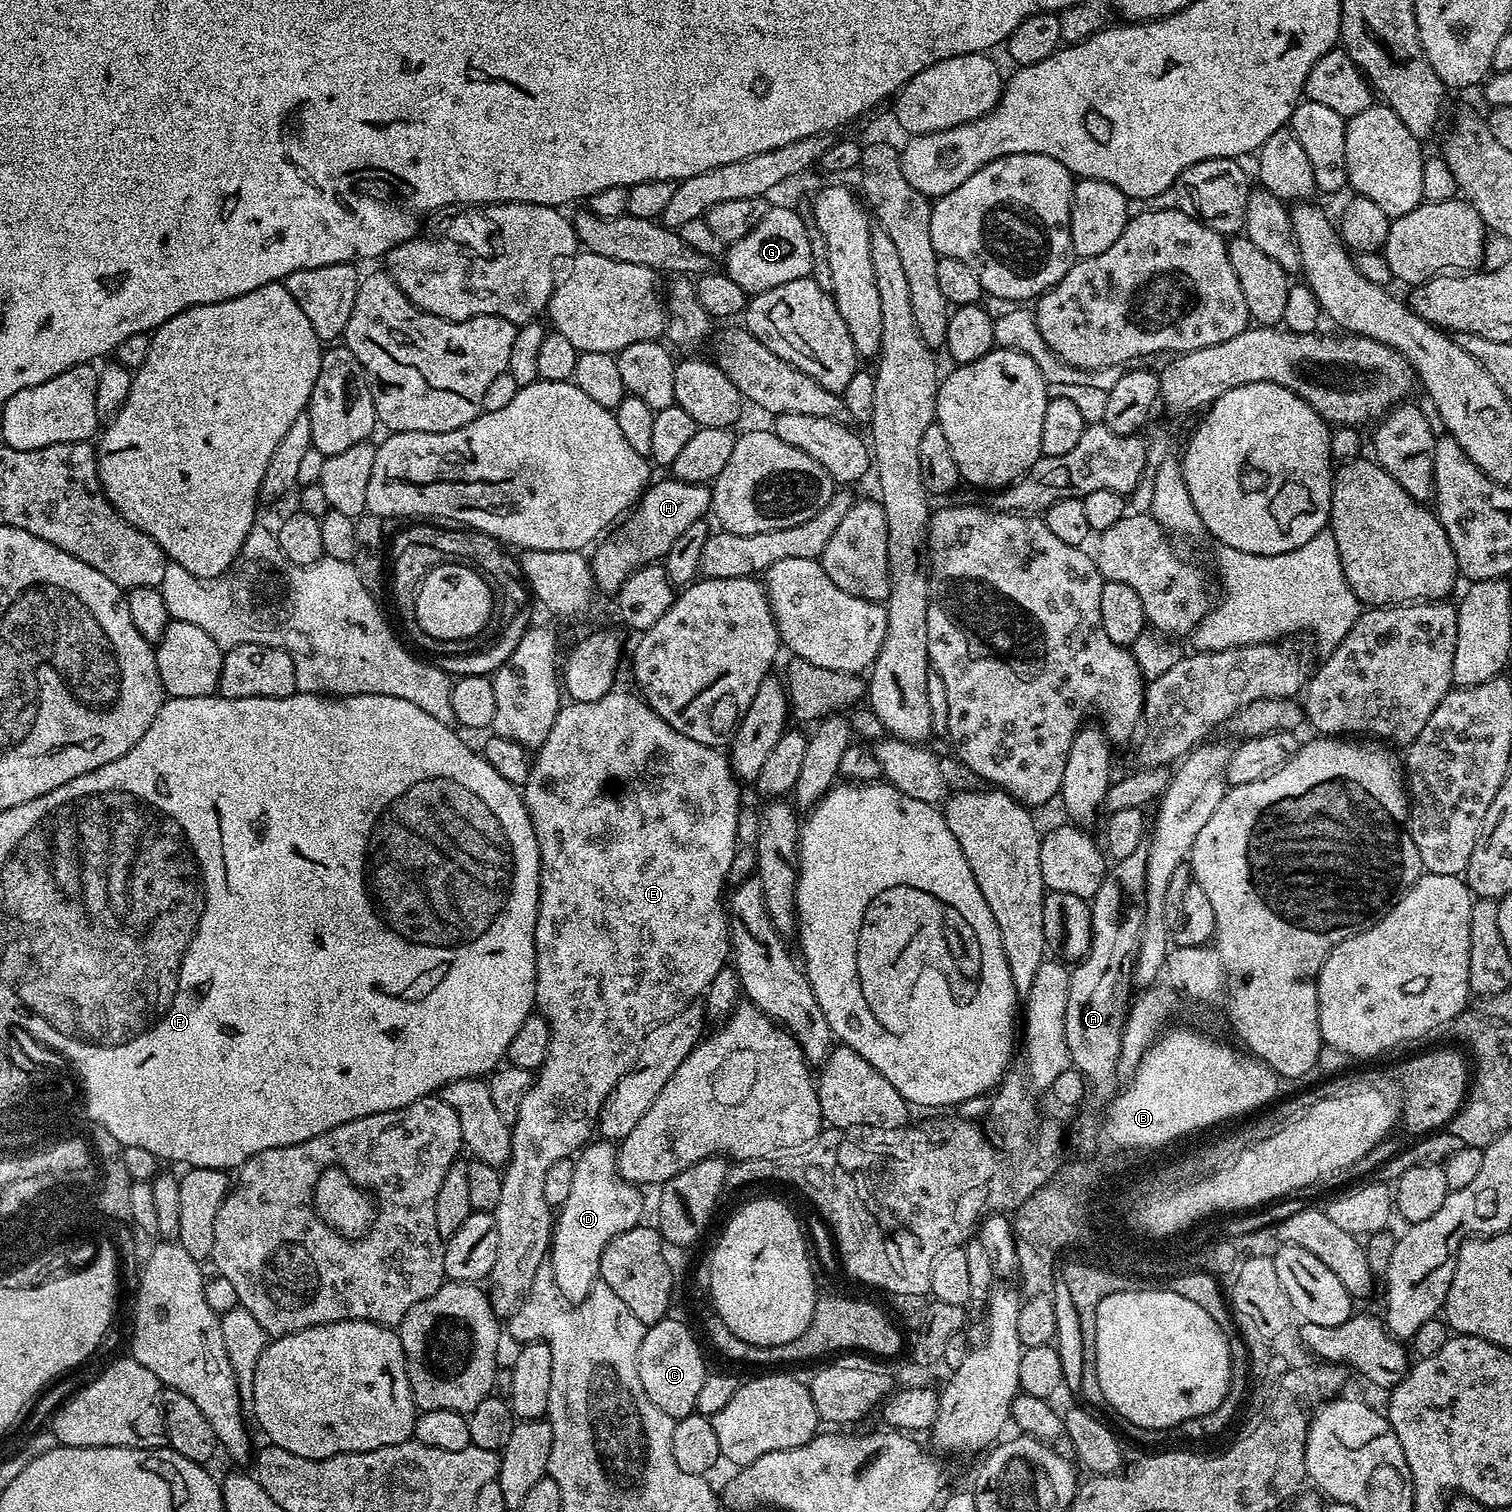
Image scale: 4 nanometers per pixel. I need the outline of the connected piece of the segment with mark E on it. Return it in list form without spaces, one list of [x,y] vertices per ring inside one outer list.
[[[620,691],[607,692],[598,698],[598,702],[574,700],[565,703],[558,718],[554,718],[554,727],[550,729],[546,742],[542,742],[535,753],[528,781],[522,785],[524,805],[528,808],[528,817],[532,819],[540,847],[540,905],[534,930],[536,1008],[539,1015],[548,1019],[552,1033],[544,1065],[535,1073],[532,1085],[520,1100],[518,1114],[510,1124],[512,1149],[508,1163],[502,1169],[502,1198],[498,1198],[498,1206],[494,1209],[498,1226],[498,1258],[494,1261],[490,1277],[490,1299],[492,1308],[500,1318],[511,1316],[523,1304],[524,1295],[530,1290],[538,1270],[545,1267],[550,1256],[554,1208],[546,1202],[546,1170],[550,1170],[554,1162],[579,1153],[593,1139],[606,1098],[634,1066],[646,1034],[650,1034],[654,1026],[674,1018],[674,1014],[689,1004],[697,1003],[707,993],[710,982],[714,982],[716,975],[730,960],[730,916],[726,911],[724,884],[729,883],[730,862],[734,862],[738,847],[736,831],[742,807],[741,781],[736,779],[731,759],[721,749],[694,742],[694,738],[686,738],[686,734],[678,734],[678,730],[667,724],[635,691]]]

